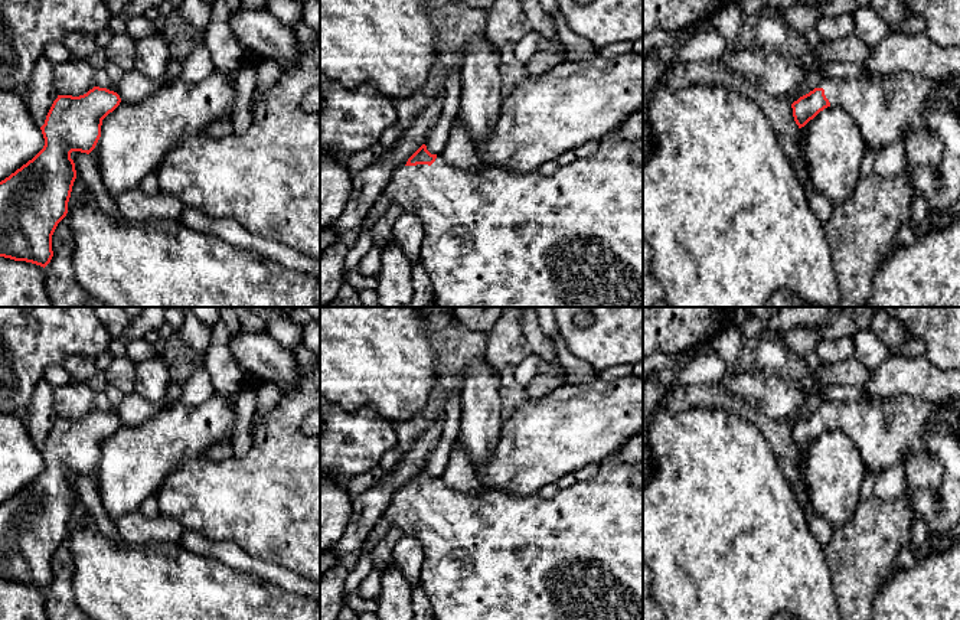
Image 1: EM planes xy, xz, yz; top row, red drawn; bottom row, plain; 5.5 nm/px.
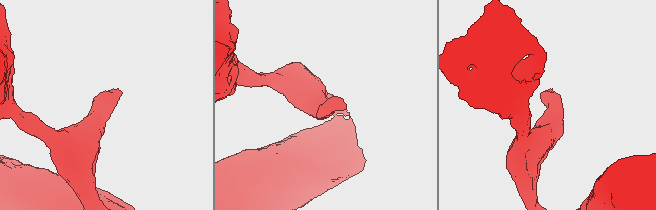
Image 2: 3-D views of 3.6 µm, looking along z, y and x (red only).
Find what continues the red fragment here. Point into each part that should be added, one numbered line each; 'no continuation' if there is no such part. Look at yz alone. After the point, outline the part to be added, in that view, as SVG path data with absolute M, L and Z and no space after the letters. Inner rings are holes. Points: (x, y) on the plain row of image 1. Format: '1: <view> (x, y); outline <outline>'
1: yz (887, 431); outline M898 395L891 399L871 397L861 401L826 401L816 409L825 412L832 430L840 430L856 444L866 476L904 464L907 459L920 451L928 451L941 461L943 476L935 493L930 487L908 492L912 522L924 521L930 533L947 531L960 522L960 433L950 433L944 422L938 422L930 433L925 431L930 417L940 407L927 399Z

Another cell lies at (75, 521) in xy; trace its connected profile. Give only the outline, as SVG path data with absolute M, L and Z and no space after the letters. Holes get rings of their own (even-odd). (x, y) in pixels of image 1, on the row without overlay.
M76 500L68 525L68 536L52 558L53 580L45 590L49 620L92 620L74 601L74 559L69 551L69 535L81 526L84 515L85 508L81 500Z

